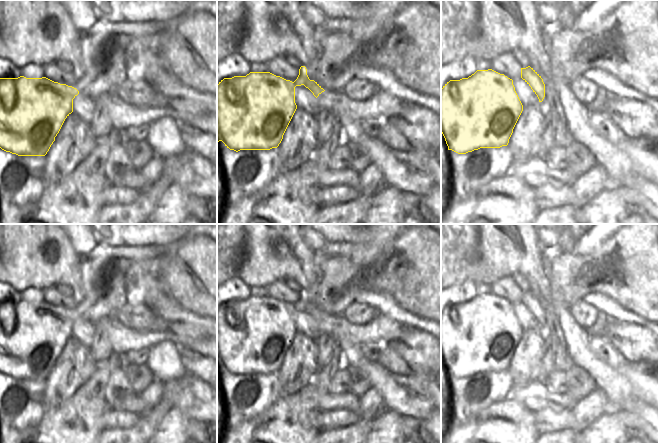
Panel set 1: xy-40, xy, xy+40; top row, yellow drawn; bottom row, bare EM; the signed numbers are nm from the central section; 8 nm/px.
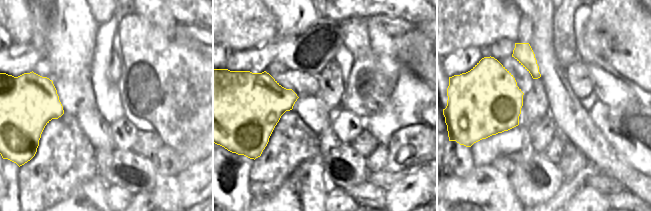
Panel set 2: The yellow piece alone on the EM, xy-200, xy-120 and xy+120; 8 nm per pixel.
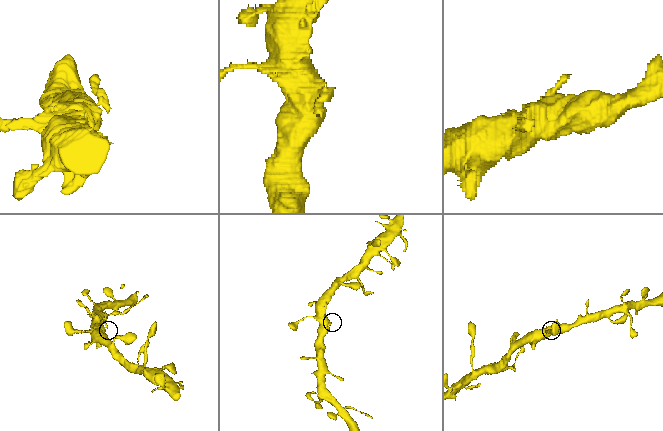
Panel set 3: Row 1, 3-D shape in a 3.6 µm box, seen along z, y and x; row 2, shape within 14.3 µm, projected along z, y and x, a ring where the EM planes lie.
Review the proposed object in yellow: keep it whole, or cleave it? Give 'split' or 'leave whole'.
leave whole

